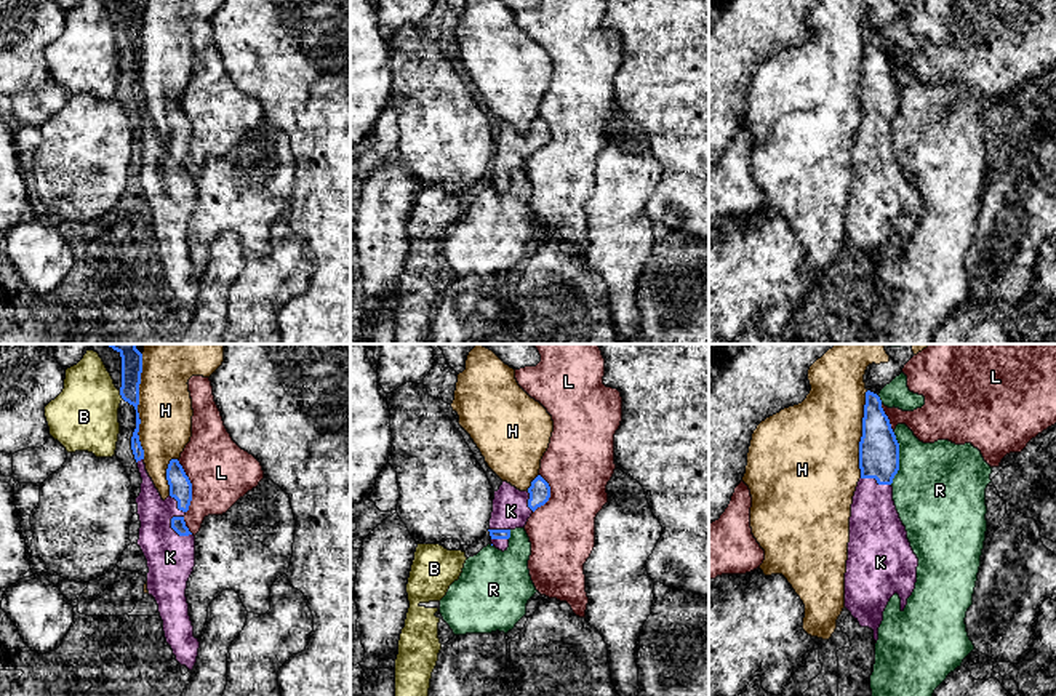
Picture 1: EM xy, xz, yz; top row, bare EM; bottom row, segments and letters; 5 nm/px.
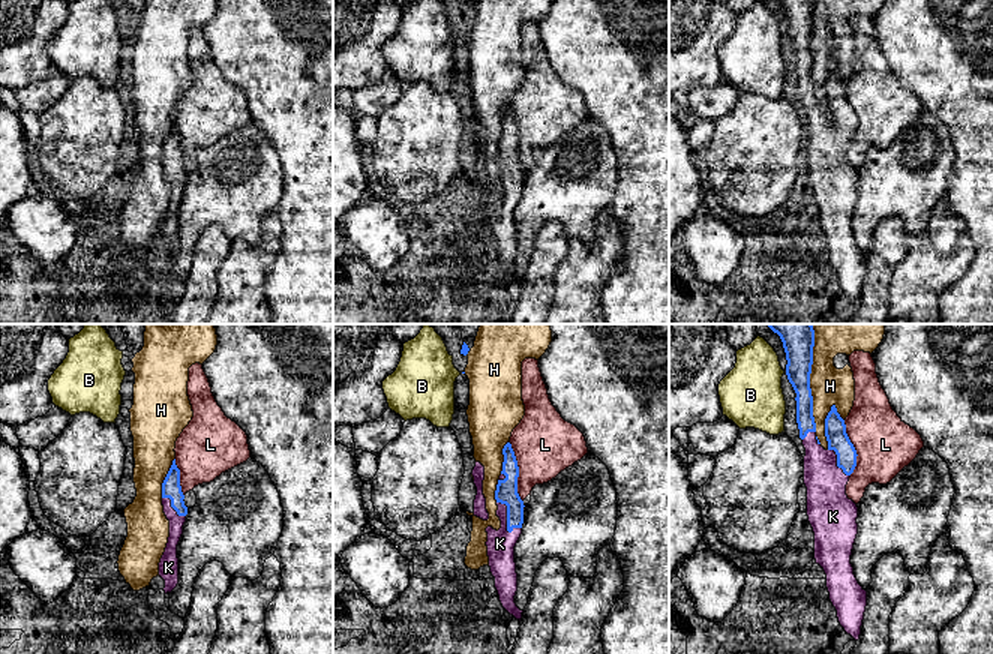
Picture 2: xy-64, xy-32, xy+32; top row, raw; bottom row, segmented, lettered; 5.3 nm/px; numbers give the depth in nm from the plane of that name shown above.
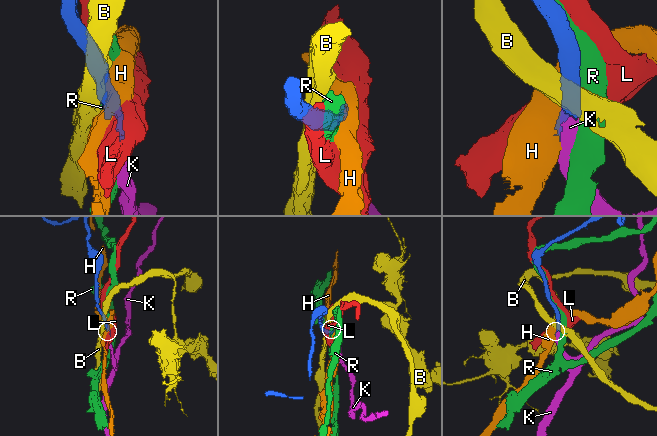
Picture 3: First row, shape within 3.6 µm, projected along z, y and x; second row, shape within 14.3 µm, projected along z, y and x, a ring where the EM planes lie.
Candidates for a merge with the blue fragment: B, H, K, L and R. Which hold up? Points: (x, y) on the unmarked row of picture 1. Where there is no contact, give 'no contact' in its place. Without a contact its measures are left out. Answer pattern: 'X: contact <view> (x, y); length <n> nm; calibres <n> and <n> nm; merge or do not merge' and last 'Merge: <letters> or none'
B: contact xy (120, 36); length 50 nm; calibres 110 and 340 nm; do not merge
H: contact xy (136, 50); length 500 nm; calibres 110 and 280 nm; do not merge
K: contact xy (178, 175); length 140 nm; calibres 70 and 240 nm; merge
L: contact xy (191, 128); length 260 nm; calibres 110 and 320 nm; do not merge
R: contact yz (898, 100); length 260 nm; calibres 200 and 440 nm; do not merge
Merge: K

